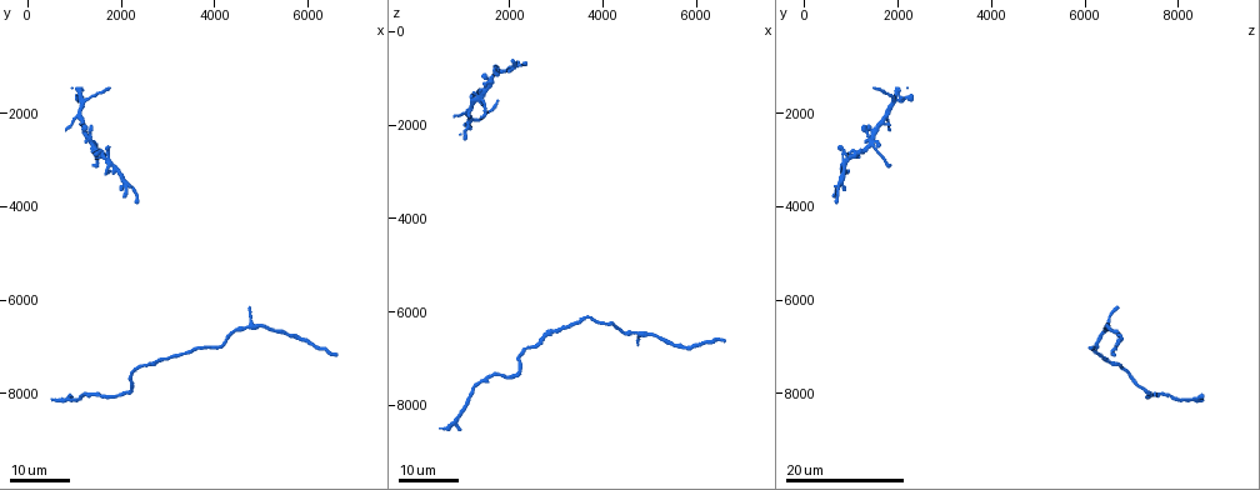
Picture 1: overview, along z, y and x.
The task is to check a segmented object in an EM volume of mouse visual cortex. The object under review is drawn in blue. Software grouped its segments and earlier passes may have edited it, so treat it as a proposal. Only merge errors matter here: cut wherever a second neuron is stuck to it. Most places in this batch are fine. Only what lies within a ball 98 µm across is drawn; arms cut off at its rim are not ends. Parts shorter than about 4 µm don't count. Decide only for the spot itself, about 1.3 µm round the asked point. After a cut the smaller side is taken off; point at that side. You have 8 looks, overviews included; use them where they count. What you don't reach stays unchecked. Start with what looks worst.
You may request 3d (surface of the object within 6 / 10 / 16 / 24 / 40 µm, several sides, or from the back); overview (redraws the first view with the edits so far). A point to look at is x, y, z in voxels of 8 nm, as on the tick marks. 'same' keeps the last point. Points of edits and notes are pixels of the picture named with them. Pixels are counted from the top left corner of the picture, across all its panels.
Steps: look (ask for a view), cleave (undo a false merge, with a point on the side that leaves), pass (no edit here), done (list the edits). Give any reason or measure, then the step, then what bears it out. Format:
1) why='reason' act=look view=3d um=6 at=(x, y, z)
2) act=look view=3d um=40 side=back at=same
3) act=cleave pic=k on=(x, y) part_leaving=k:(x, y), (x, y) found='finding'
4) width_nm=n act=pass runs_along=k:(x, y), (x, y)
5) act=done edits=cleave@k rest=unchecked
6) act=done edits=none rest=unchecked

why='looks like a crossing' act=look view=3d um=16 at=(1400, 2700, 1350)

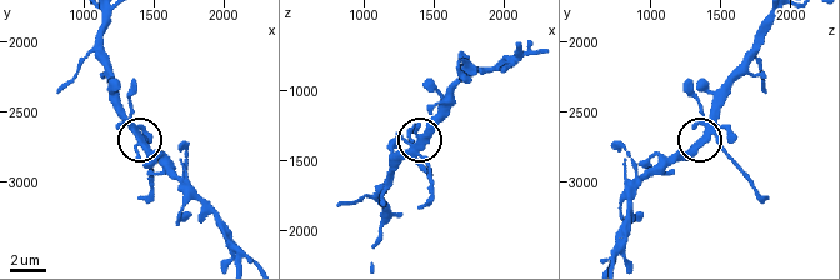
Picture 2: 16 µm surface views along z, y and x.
act=look view=3d um=6 at=(1360, 2680, 1400)

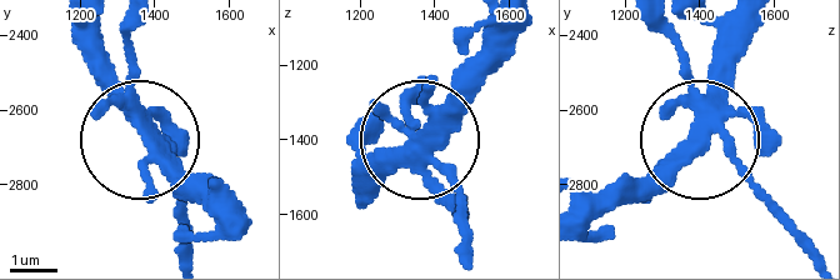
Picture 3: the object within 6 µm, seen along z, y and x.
side_arm_um=15 arms=5 act=pass found='one neuron here'

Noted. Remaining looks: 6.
why='thick turns thin' act=look view=3d um=24 at=(2150, 3500, 800)

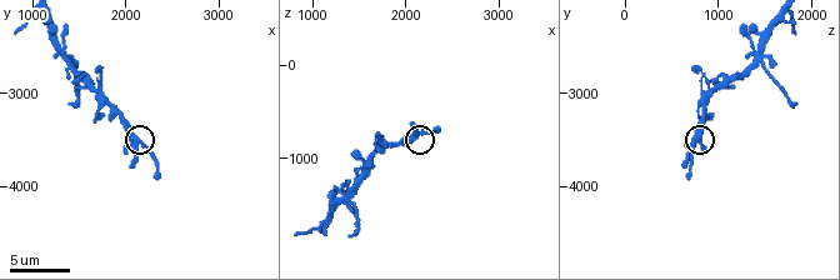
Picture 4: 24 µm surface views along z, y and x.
why='closer look' act=look view=3d um=10 at=(2150, 3500, 750)

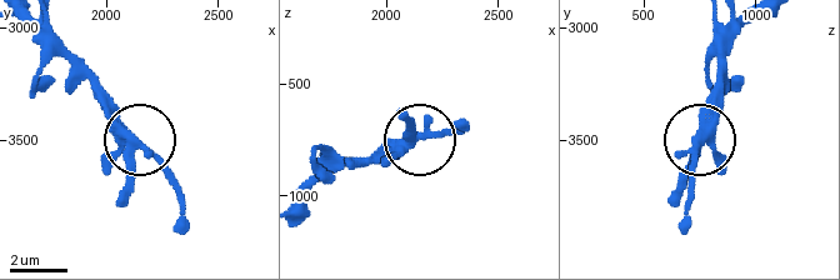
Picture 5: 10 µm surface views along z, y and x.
act=pass found='all the same neuron'

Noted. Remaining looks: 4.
act=look view=3d um=24 at=(3600, 7050, 6150)

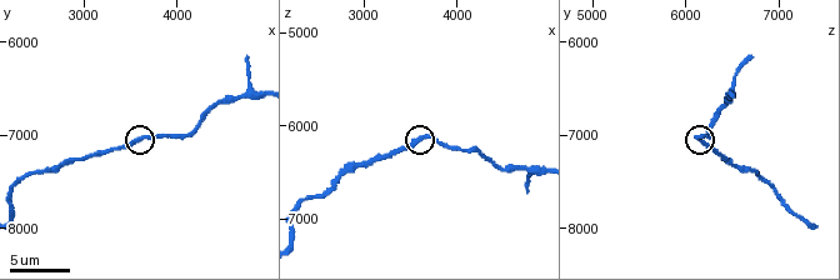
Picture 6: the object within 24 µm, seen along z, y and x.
act=look view=3d um=6 at=(3600, 7000, 6150)

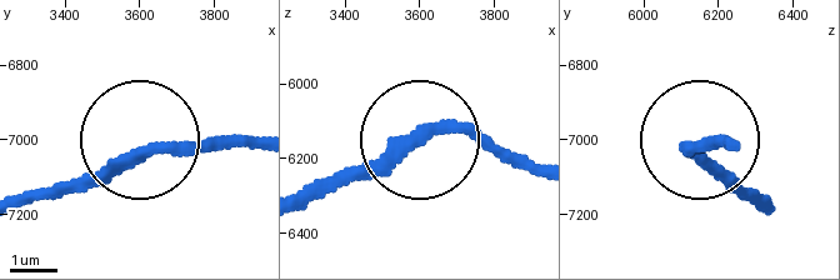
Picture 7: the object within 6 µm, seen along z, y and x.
width_nm=250 act=pass runs_along=7:(149, 144), (61, 196) found='continuous, no second neuron'

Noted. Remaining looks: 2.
act=look view=3d um=10 at=(1450, 3150, 1750)

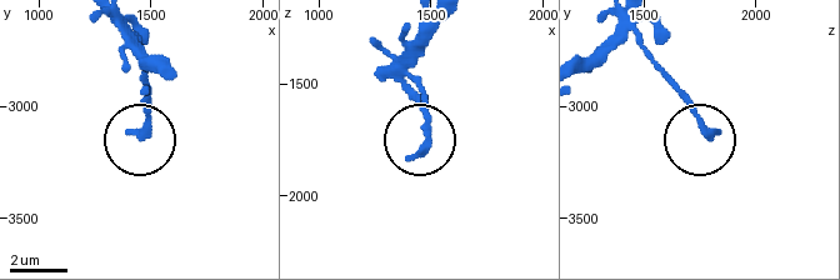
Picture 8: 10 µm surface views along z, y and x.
width_nm=280 act=pass found='continuous, no second neuron'

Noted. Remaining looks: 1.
act=done edits=none rest=unchecked

